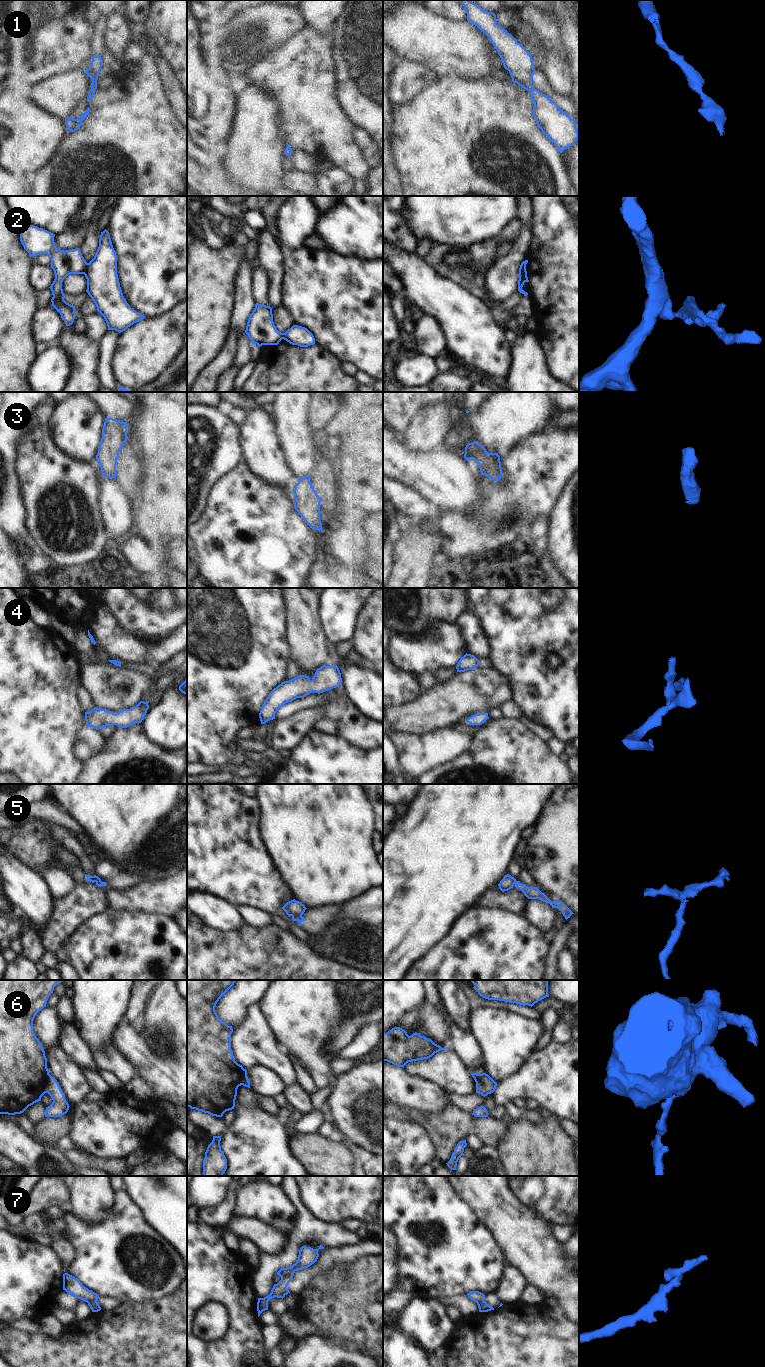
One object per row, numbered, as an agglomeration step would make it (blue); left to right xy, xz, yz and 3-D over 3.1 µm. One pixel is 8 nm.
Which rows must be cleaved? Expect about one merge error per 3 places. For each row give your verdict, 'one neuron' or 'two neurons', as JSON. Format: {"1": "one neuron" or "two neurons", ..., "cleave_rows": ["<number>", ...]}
{"1": "one neuron", "2": "two neurons", "3": "one neuron", "4": "one neuron", "5": "two neurons", "6": "two neurons", "7": "two neurons", "cleave_rows": ["2", "5", "6", "7"]}

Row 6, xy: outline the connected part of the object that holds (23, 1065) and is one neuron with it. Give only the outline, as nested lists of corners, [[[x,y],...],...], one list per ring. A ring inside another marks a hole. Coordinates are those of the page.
[[[0,980],[0,1114],[23,1113],[29,1106],[41,1101],[50,1076],[47,1058],[41,1042],[33,1031],[36,1014],[46,1007],[54,987],[62,980]]]

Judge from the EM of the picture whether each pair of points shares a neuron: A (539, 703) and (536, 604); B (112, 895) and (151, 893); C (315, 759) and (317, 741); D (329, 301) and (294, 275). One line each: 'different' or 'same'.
A: same
B: same
C: same
D: same

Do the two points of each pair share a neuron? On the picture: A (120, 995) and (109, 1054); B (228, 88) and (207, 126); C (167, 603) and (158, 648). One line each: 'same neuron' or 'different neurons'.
A: same neuron
B: same neuron
C: different neurons

